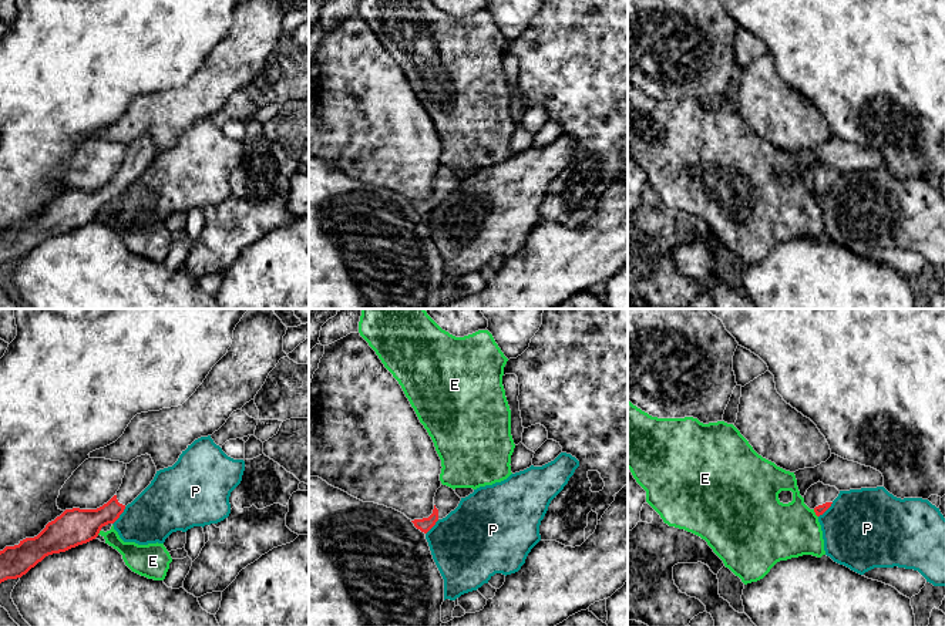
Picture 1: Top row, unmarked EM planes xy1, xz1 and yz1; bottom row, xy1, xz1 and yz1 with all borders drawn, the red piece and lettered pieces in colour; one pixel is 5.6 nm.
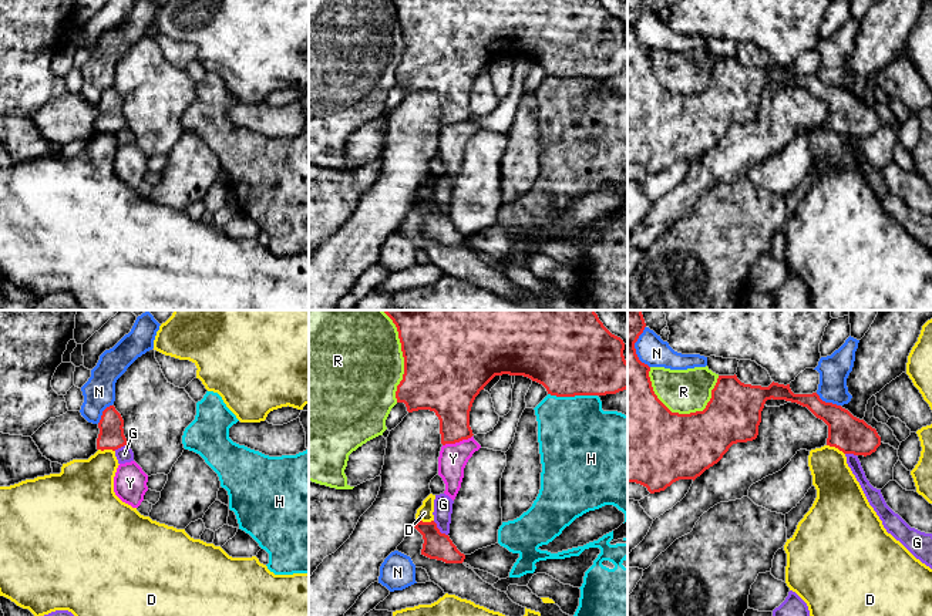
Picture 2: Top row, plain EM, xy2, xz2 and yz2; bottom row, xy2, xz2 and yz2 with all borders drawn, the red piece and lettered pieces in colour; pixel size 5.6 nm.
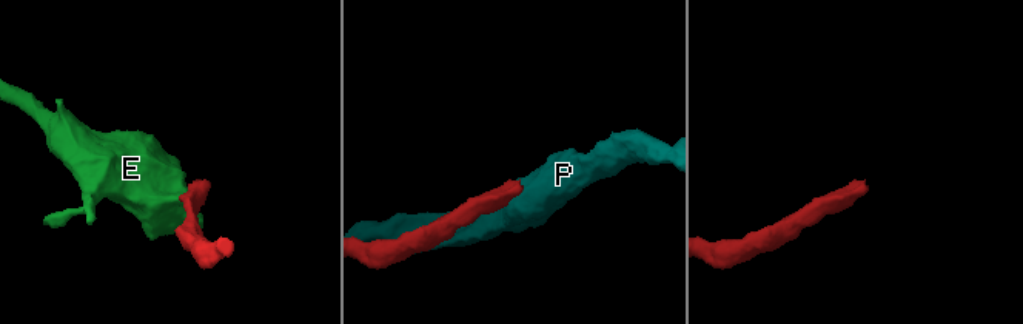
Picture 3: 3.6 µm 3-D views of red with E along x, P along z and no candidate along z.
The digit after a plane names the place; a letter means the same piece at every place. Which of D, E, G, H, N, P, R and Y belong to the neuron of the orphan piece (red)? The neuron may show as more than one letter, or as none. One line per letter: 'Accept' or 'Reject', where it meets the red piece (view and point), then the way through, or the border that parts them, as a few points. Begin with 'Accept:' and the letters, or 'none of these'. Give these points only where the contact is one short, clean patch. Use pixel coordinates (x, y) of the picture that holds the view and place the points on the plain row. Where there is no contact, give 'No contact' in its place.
Accept: none of these
D: Reject. Touches red at yz2 (835, 128). Boundary: yz2 (827, 125), (844, 135)
E: Reject. Touches red at yz1 (816, 195). Boundary: yz1 (813, 191), (817, 198)
G: Reject. Touches red at xz2 (438, 211)
H: Reject. Touches red at xz2 (572, 77)
N: Reject. Touches red at yz2 (828, 84)
P: Reject. Touches red at xy1 (120, 195)
R: Reject. Touches red at yz2 (682, 96)
Y: Reject. Touches red at xz2 (457, 123)

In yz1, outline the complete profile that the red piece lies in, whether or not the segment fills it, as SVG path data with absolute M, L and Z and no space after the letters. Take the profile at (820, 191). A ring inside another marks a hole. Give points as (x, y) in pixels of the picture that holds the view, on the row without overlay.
M817 164L811 166L804 179L804 185L815 193L817 198L823 196L838 178L840 172L835 168Z

